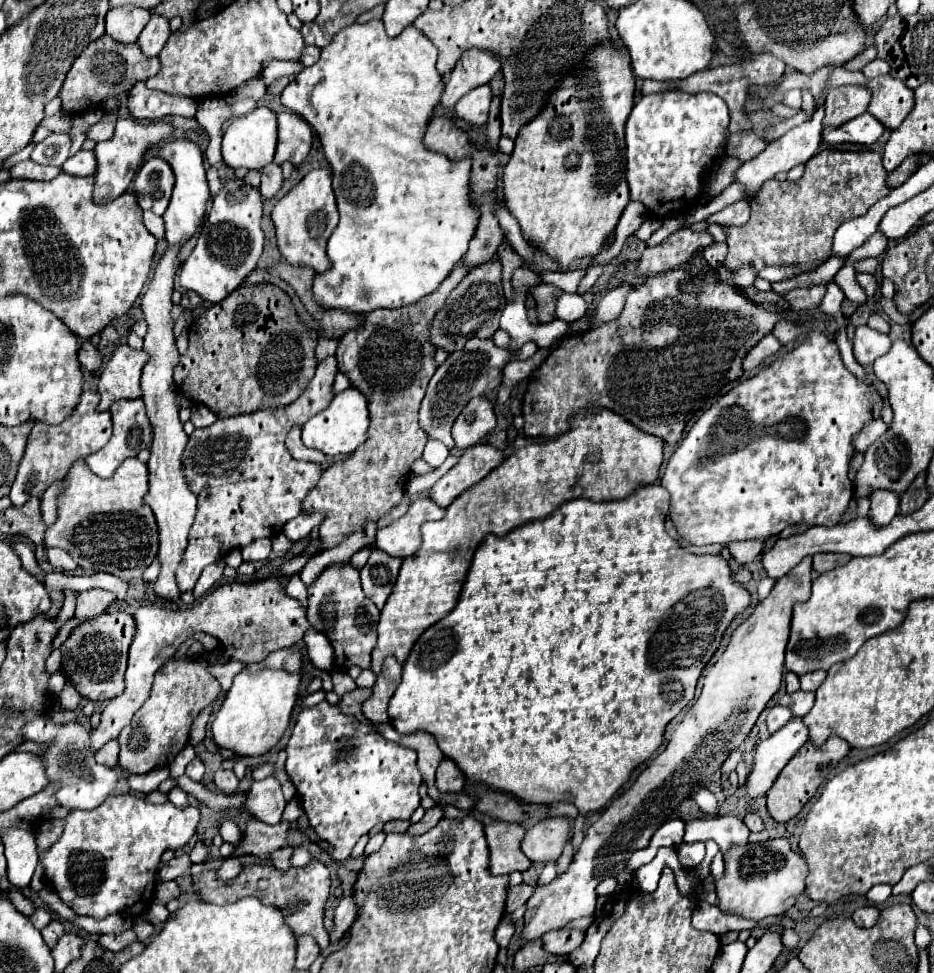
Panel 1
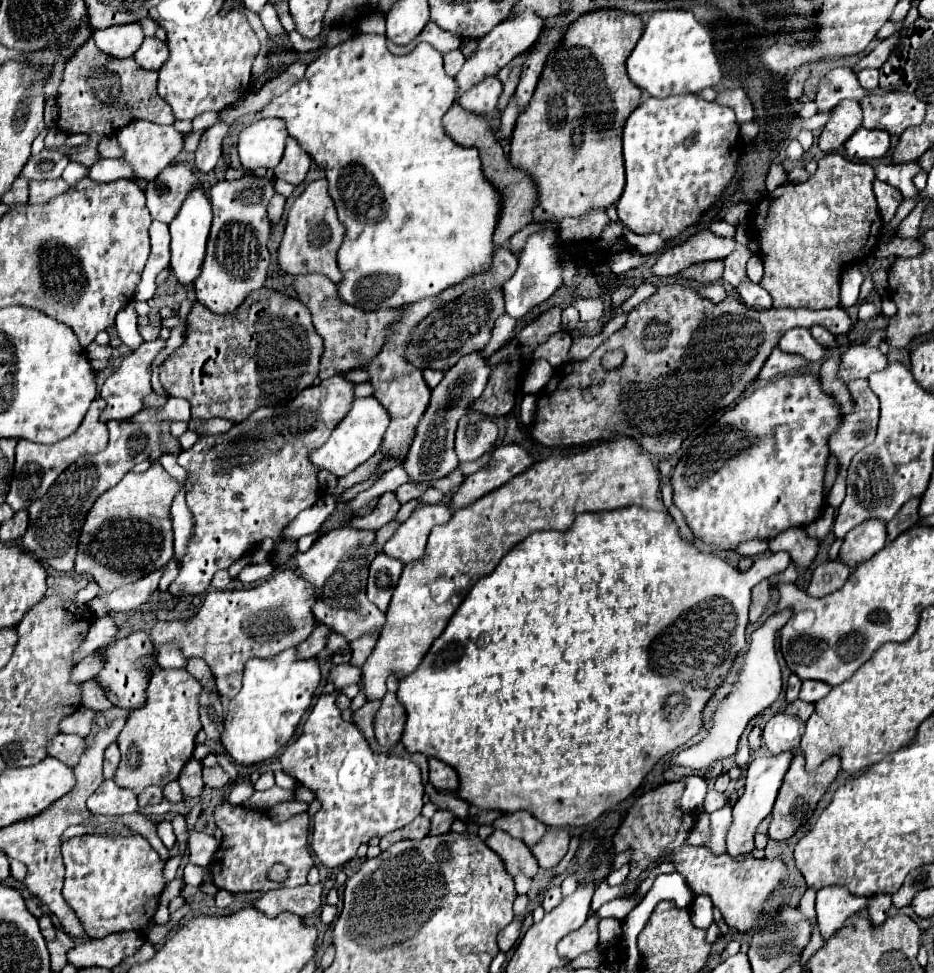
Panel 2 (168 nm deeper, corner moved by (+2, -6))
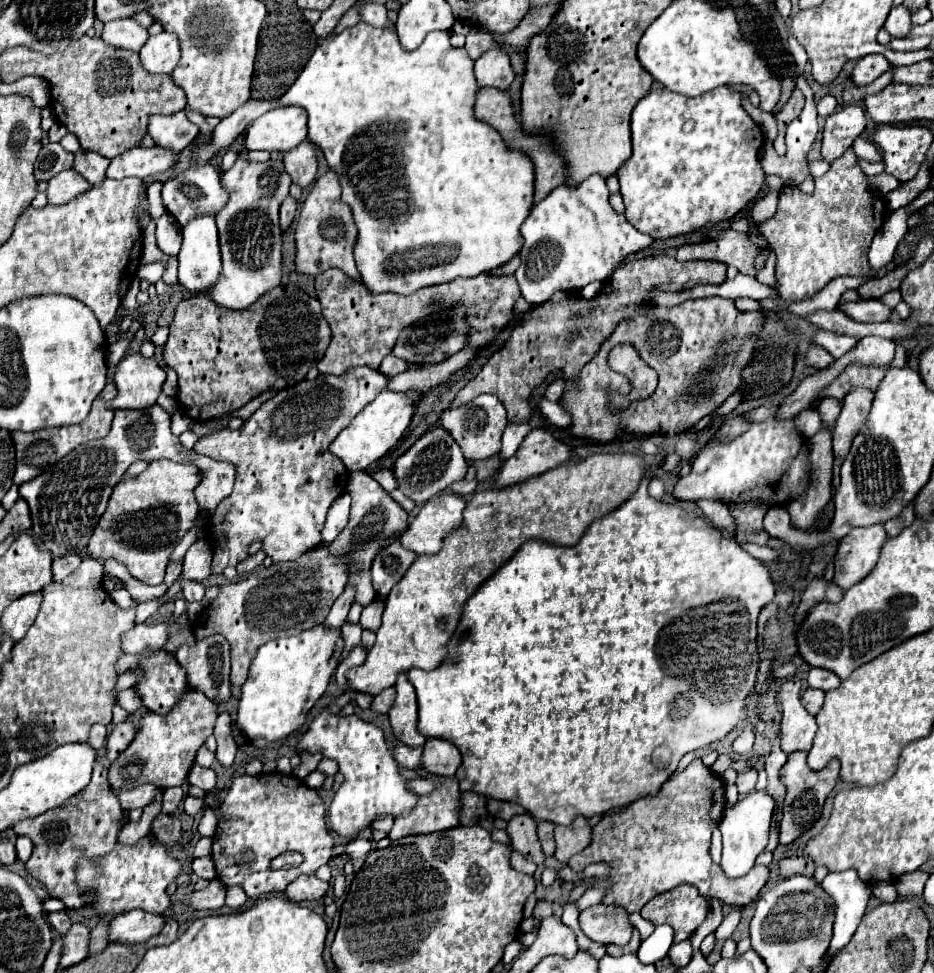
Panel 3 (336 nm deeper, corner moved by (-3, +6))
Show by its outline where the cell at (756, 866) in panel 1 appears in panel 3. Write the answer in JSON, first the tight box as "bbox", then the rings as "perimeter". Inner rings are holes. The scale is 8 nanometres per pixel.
{"bbox":[563,758,769,912],"perimeter":[[[695,758],[683,772],[663,784],[657,796],[639,798],[619,814],[607,814],[593,828],[593,842],[569,860],[573,872],[583,872],[593,862],[609,864],[611,872],[603,878],[583,878],[579,882],[563,884],[563,890],[587,882],[589,886],[601,884],[605,878],[611,882],[603,904],[621,904],[629,912],[639,912],[647,900],[661,892],[669,892],[679,884],[693,884],[701,896],[717,898],[735,908],[753,902],[769,878],[767,866],[755,866],[743,878],[729,878],[721,866],[711,862],[709,848],[711,836],[725,809],[725,784]]]}

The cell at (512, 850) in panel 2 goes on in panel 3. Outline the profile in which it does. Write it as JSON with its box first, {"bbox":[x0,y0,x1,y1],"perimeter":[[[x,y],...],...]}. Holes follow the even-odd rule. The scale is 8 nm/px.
{"bbox":[507,814,545,864],"perimeter":[[[521,814],[513,816],[507,824],[507,834],[511,838],[511,848],[527,856],[527,860],[535,864],[543,864],[545,856],[541,852],[541,842],[537,836],[537,822],[531,814]]]}

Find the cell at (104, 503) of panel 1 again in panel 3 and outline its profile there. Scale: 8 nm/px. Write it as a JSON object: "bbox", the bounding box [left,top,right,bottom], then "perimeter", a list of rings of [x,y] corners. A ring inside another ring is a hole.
{"bbox":[89,460,203,586],"perimeter":[[[169,460],[151,462],[137,478],[121,480],[111,494],[107,512],[101,516],[89,540],[89,556],[95,560],[115,558],[127,566],[133,578],[151,586],[159,584],[165,576],[171,552],[199,514],[193,490],[201,480],[203,474],[197,466],[175,464]]]}

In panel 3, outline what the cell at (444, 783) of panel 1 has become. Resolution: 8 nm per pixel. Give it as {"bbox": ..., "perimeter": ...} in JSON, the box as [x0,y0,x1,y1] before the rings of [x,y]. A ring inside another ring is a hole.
{"bbox":[421,738,461,776],"perimeter":[[[427,738],[423,746],[421,766],[435,776],[455,776],[461,764],[459,750],[441,738]]]}

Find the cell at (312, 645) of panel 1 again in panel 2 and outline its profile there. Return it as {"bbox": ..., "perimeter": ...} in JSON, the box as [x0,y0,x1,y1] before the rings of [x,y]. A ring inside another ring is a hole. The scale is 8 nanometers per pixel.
{"bbox":[326,632,348,654],"perimeter":[[[330,632],[330,636],[328,636],[330,640],[326,642],[326,650],[330,652],[330,654],[336,654],[338,650],[344,650],[344,648],[348,648],[348,642],[340,636],[340,634],[336,634],[336,632]]]}

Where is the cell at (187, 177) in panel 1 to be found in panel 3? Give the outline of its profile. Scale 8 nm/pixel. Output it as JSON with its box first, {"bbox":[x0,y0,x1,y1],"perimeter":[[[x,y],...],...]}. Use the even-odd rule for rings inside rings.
{"bbox":[179,216,221,294],"perimeter":[[[197,216],[183,228],[183,246],[179,252],[179,282],[189,292],[203,292],[207,294],[219,280],[221,274],[221,252],[217,240],[217,226],[213,216]]]}

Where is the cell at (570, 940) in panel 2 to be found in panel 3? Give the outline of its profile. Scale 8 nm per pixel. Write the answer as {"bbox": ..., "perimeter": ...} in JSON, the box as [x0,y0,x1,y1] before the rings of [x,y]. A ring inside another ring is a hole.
{"bbox":[579,904,633,946],"perimeter":[[[595,904],[579,914],[581,930],[599,944],[625,946],[631,940],[633,924],[629,922],[629,912],[623,906]]]}

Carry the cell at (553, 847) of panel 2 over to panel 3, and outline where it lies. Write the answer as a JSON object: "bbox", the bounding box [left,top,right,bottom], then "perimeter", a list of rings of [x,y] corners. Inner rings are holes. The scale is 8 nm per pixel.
{"bbox":[555,818,591,864],"perimeter":[[[577,818],[571,826],[555,826],[555,858],[563,864],[569,862],[569,858],[581,850],[585,850],[591,844],[591,826],[585,818]]]}

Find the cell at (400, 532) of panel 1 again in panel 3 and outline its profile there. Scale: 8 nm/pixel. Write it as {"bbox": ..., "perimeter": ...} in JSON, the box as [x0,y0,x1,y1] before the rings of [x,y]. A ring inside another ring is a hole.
{"bbox":[401,494,467,554],"perimeter":[[[439,494],[429,500],[401,534],[401,544],[415,554],[437,554],[443,540],[463,524],[467,500],[457,494]]]}

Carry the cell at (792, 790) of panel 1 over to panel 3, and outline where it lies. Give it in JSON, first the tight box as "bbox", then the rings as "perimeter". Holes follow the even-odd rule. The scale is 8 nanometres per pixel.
{"bbox":[779,752,839,846],"perimeter":[[[805,752],[789,754],[789,760],[781,770],[781,782],[787,788],[787,796],[785,796],[785,804],[783,804],[783,820],[779,826],[779,830],[781,830],[779,840],[783,846],[789,846],[793,840],[797,840],[803,832],[807,832],[819,820],[825,798],[835,788],[837,778],[839,778],[839,760],[831,760],[827,768],[815,772],[807,766],[807,754]]]}

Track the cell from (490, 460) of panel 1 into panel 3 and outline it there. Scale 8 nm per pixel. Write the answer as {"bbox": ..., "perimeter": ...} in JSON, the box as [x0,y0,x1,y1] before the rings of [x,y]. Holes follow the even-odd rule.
{"bbox":[497,428,571,486],"perimeter":[[[535,428],[527,434],[521,448],[505,460],[497,474],[497,486],[521,484],[533,476],[549,472],[571,458],[569,446],[553,438],[547,430]]]}

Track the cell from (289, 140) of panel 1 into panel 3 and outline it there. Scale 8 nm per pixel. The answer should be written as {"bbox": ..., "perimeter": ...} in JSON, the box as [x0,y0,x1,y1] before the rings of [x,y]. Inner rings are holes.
{"bbox":[285,140,317,188],"perimeter":[[[309,140],[299,144],[299,148],[285,154],[285,168],[293,178],[293,184],[309,188],[317,178],[317,156]]]}

